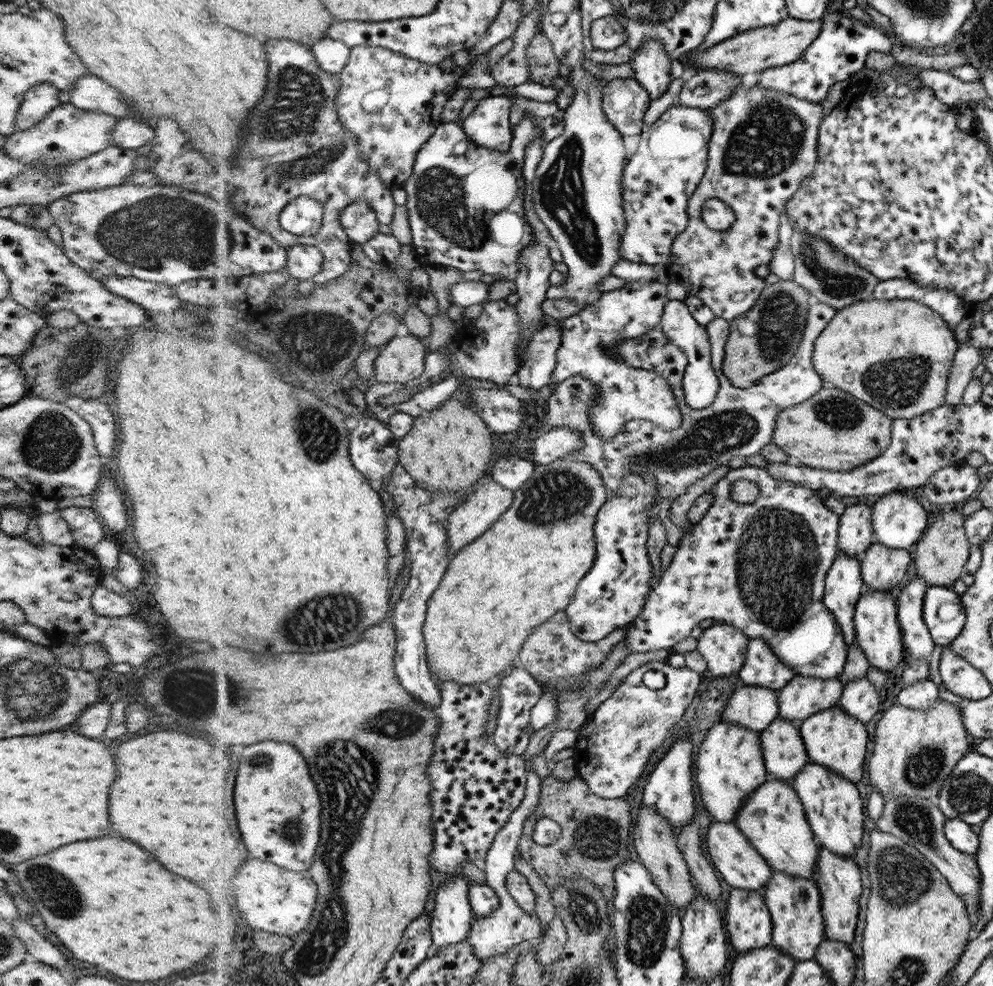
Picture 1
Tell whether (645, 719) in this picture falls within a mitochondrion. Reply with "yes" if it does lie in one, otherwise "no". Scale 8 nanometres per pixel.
yes

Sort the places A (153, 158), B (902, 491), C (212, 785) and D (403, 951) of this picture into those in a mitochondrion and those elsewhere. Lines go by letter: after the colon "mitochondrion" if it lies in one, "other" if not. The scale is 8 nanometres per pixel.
A: other
B: other
C: other
D: other

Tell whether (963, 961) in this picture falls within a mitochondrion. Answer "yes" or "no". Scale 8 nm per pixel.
no

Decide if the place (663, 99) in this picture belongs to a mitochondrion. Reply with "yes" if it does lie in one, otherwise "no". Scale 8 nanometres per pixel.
no

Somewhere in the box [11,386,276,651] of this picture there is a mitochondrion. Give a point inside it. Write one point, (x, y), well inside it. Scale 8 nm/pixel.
(52, 444)

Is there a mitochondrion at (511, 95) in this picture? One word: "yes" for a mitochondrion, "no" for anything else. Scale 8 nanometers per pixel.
no

